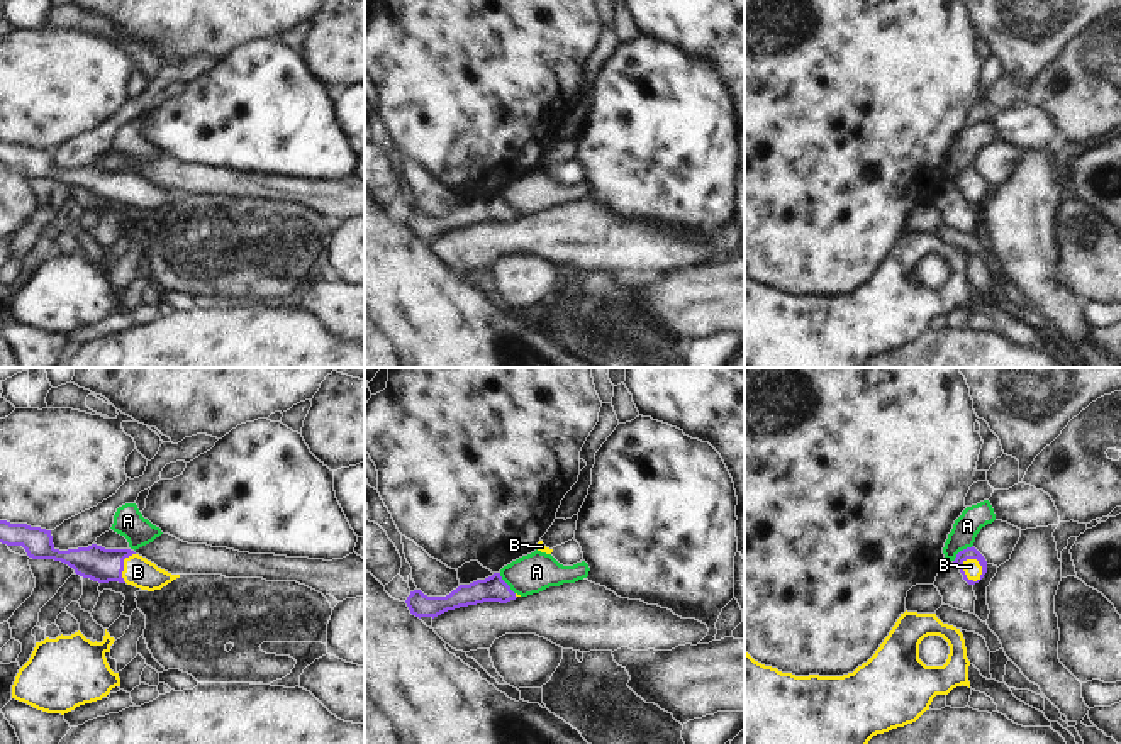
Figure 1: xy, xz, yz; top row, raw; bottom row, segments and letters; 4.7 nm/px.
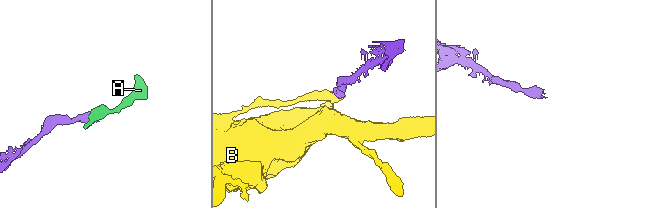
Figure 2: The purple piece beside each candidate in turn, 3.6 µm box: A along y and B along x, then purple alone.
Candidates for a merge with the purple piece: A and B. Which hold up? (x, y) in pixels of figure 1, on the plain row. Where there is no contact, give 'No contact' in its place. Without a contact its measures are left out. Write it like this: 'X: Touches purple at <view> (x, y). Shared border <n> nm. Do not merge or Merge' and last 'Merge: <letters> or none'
A: Touches purple at yz (960, 172). Shared border 130 nm. Do not merge
B: Touches purple at yz (964, 192). Shared border 130 nm. Merge
Merge: B.

